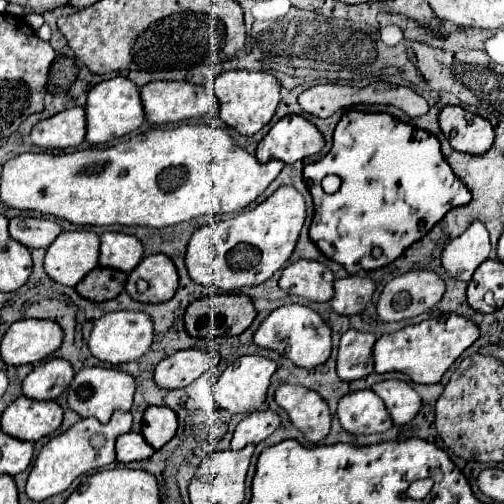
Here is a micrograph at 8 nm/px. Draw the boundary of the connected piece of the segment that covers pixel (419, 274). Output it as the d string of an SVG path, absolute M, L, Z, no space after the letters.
M427 270L405 272L389 280L379 296L377 314L383 322L399 322L431 310L443 296L445 282Z

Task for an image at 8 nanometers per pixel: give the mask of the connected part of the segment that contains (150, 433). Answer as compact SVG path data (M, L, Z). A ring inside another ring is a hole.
M149 406L143 412L143 426L141 434L149 442L151 448L159 450L167 440L175 436L177 430L177 416L171 408L167 406Z

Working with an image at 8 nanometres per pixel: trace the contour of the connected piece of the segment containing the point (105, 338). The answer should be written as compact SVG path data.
M121 310L121 312L111 312L99 318L91 330L87 344L89 344L91 354L97 360L107 362L111 366L119 366L125 362L139 360L149 350L151 340L153 340L153 324L149 316L145 312L123 312Z

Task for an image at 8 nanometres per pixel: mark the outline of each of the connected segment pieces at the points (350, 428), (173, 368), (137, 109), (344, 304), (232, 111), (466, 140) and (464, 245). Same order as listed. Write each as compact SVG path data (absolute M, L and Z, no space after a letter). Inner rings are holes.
M373 390L345 394L337 404L337 418L343 430L355 436L379 434L393 426L383 402L373 394Z
M177 350L173 356L163 358L155 368L155 384L165 390L177 390L189 386L209 368L219 362L217 352L201 352L201 350Z
M115 76L109 80L99 82L97 86L91 88L85 104L85 116L87 116L87 136L85 140L95 146L95 144L105 144L113 138L121 138L141 126L145 120L145 112L141 106L139 98L139 88L125 76Z
M347 276L347 278L335 280L335 296L331 298L329 304L337 314L353 316L353 314L359 314L369 304L373 292L375 292L373 280Z
M229 70L221 72L213 80L213 92L219 98L219 116L221 120L235 128L243 136L257 134L273 118L279 104L279 82L273 74L267 72L247 72L247 70Z
M447 106L439 114L439 124L451 148L467 154L483 154L493 144L493 126L461 106Z
M475 220L457 240L451 240L445 246L441 254L441 266L451 278L469 282L473 272L489 258L489 252L489 232L479 220Z

